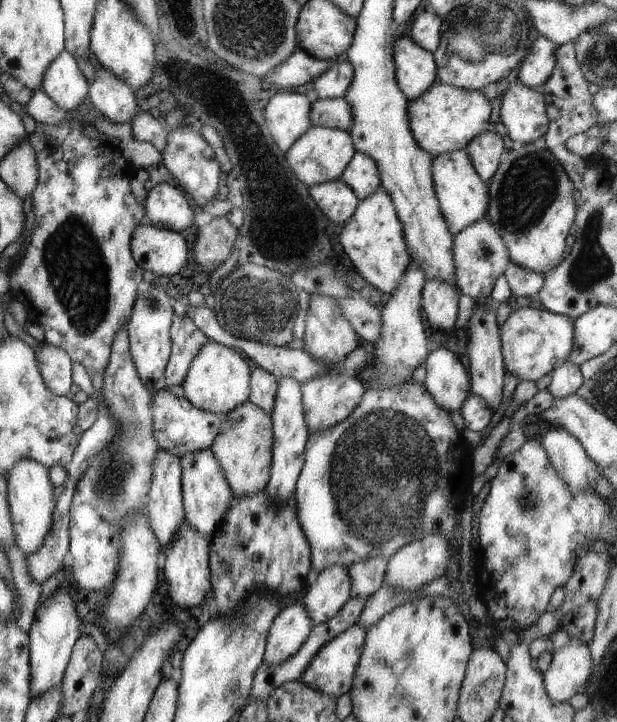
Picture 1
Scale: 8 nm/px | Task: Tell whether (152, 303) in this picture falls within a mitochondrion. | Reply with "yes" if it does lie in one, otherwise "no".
yes

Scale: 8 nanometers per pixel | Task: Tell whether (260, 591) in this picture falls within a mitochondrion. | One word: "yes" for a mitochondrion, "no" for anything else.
no

